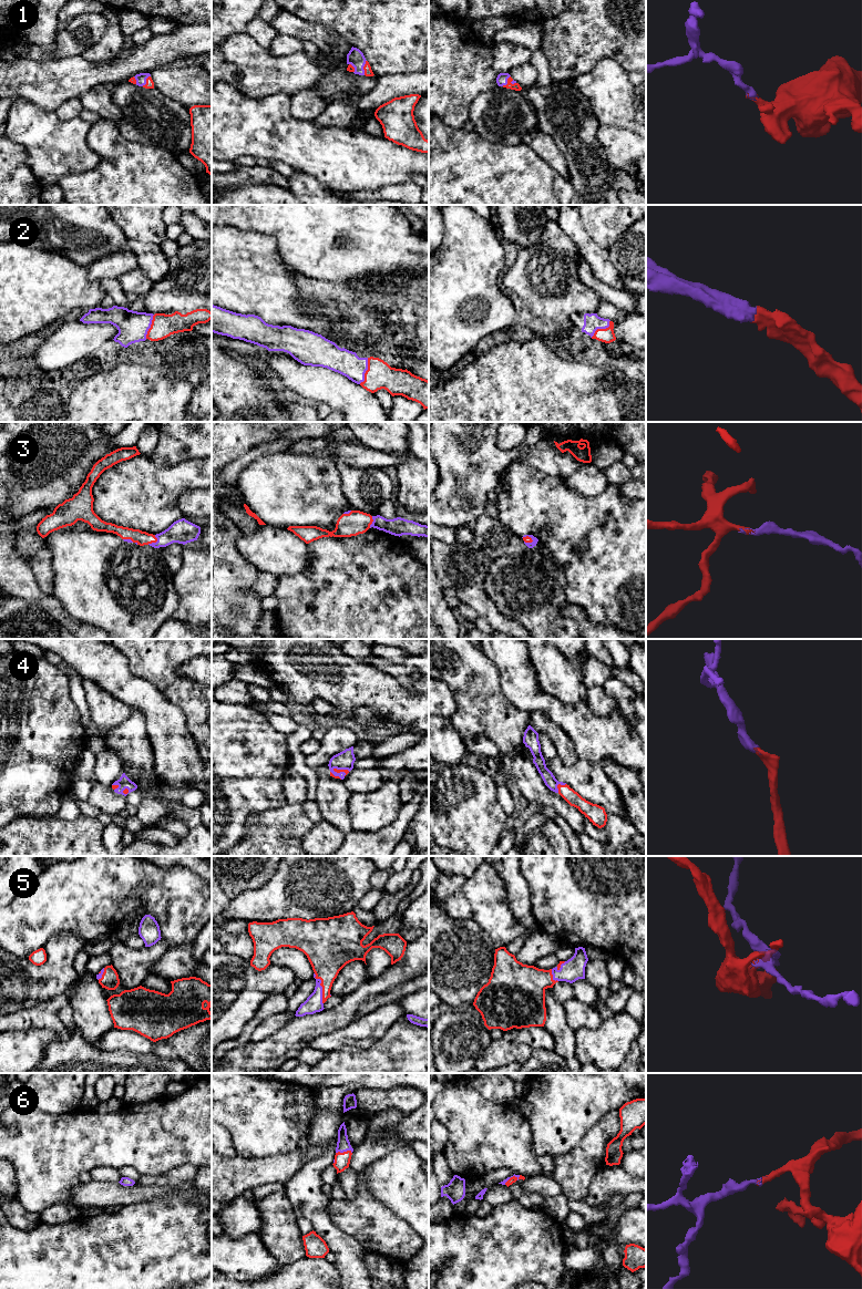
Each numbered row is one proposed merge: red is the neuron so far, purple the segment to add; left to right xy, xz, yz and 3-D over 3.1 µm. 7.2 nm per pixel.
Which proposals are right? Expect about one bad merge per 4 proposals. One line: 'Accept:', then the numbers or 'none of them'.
Accept: 1, 2, 3, 4, 5, 6

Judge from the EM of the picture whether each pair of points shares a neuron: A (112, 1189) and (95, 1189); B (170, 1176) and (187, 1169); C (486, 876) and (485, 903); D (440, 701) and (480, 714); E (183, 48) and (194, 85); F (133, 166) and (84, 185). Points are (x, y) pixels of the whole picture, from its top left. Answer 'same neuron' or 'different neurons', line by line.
A: same neuron
B: same neuron
C: same neuron
D: different neurons
E: different neurons
F: same neuron

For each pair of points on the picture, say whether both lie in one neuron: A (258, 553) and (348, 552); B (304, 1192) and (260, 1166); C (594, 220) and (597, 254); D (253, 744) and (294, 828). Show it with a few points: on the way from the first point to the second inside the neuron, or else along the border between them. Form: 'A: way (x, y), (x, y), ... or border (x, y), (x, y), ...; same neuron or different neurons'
A: border (308, 544), (307, 566), (301, 571), (293, 574); different neurons
B: border (305, 1164), (285, 1184); different neurons
C: border (582, 222), (587, 235), (606, 249); different neurons
D: border (287, 803), (257, 812); different neurons

